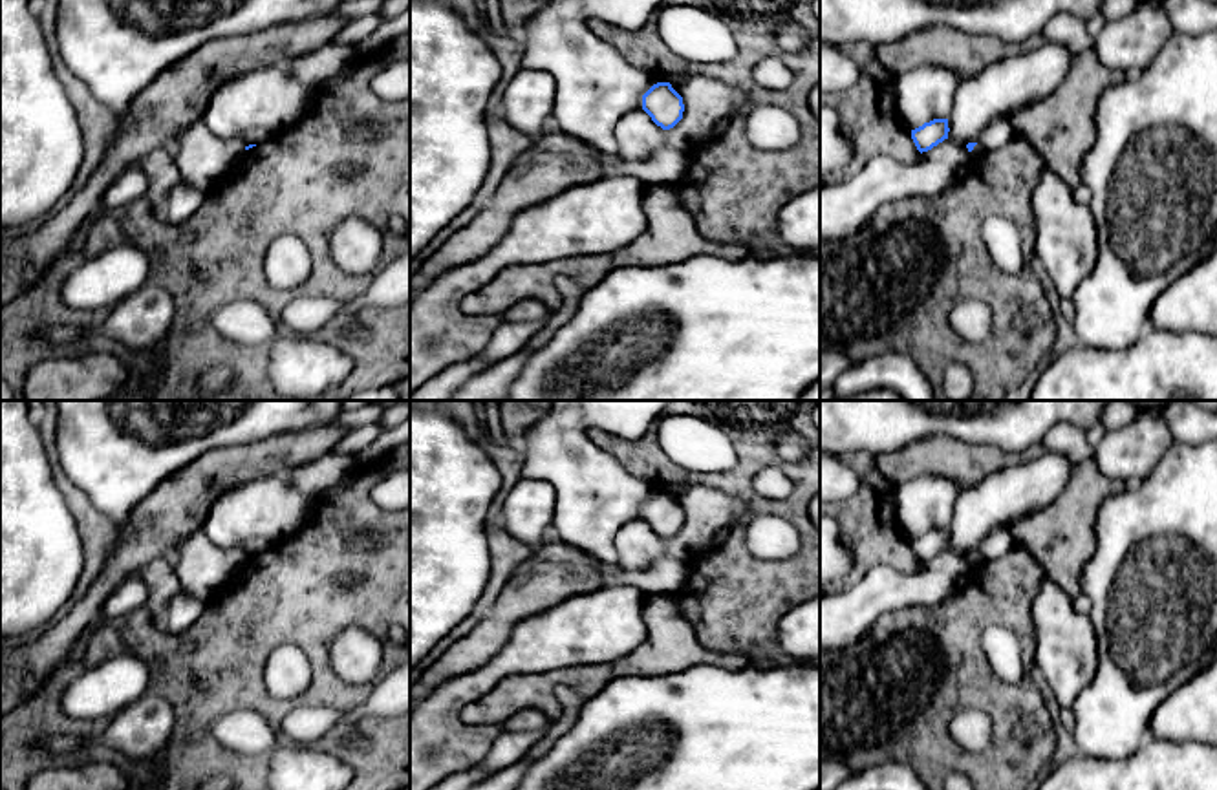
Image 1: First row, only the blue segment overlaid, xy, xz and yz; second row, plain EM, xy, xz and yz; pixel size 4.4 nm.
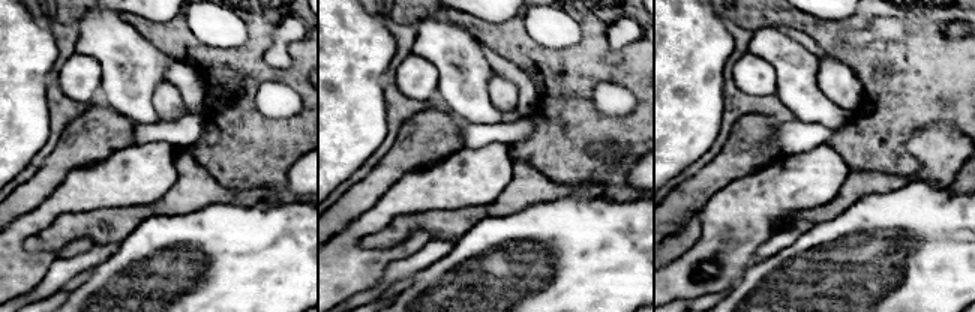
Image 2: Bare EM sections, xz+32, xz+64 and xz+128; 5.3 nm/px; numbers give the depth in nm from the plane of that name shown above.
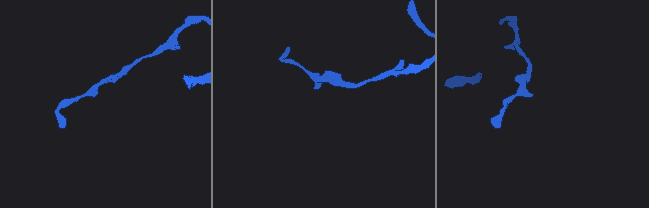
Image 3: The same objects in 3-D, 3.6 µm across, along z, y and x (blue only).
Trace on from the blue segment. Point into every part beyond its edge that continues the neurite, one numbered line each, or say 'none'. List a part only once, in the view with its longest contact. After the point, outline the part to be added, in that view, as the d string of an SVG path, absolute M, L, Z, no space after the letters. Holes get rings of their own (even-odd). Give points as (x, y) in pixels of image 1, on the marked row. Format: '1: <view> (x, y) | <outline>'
none

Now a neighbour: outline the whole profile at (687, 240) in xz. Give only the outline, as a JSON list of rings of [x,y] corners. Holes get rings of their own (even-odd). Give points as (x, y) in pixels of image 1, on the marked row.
[[[672,185],[646,187],[642,210],[646,229],[617,252],[511,265],[485,287],[467,294],[461,309],[468,315],[501,313],[525,298],[538,298],[544,309],[558,309],[562,304],[560,278],[571,278],[587,291],[611,271],[626,265],[672,265],[695,254],[712,254],[728,262],[749,256],[743,245],[721,245],[705,238],[690,212],[681,207]]]

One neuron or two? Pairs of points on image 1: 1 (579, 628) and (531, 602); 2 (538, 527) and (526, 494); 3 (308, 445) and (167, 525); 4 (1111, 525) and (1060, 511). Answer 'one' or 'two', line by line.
1: two
2: one
3: one
4: two

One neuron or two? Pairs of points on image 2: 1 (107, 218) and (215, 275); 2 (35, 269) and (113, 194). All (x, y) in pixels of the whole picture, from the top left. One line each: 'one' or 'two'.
1: two
2: one

